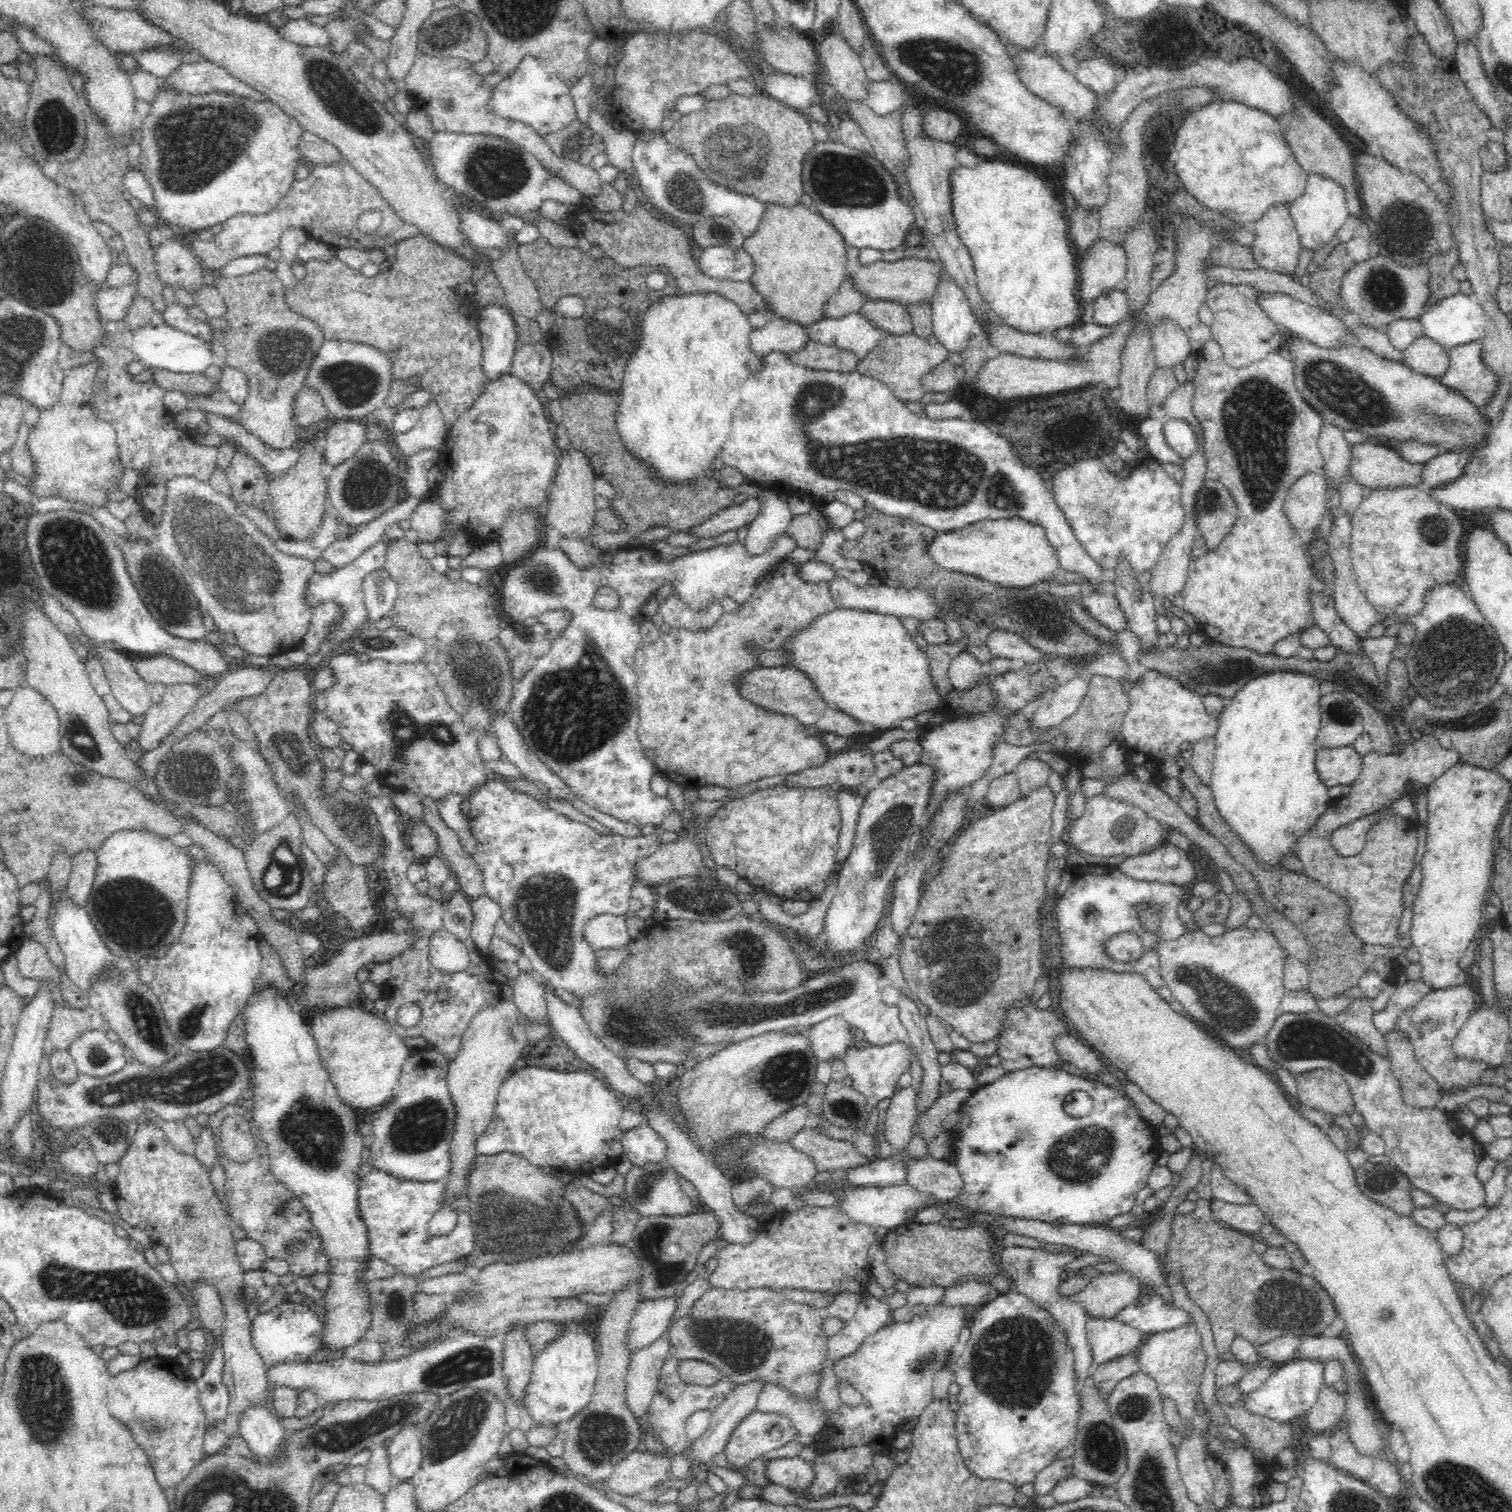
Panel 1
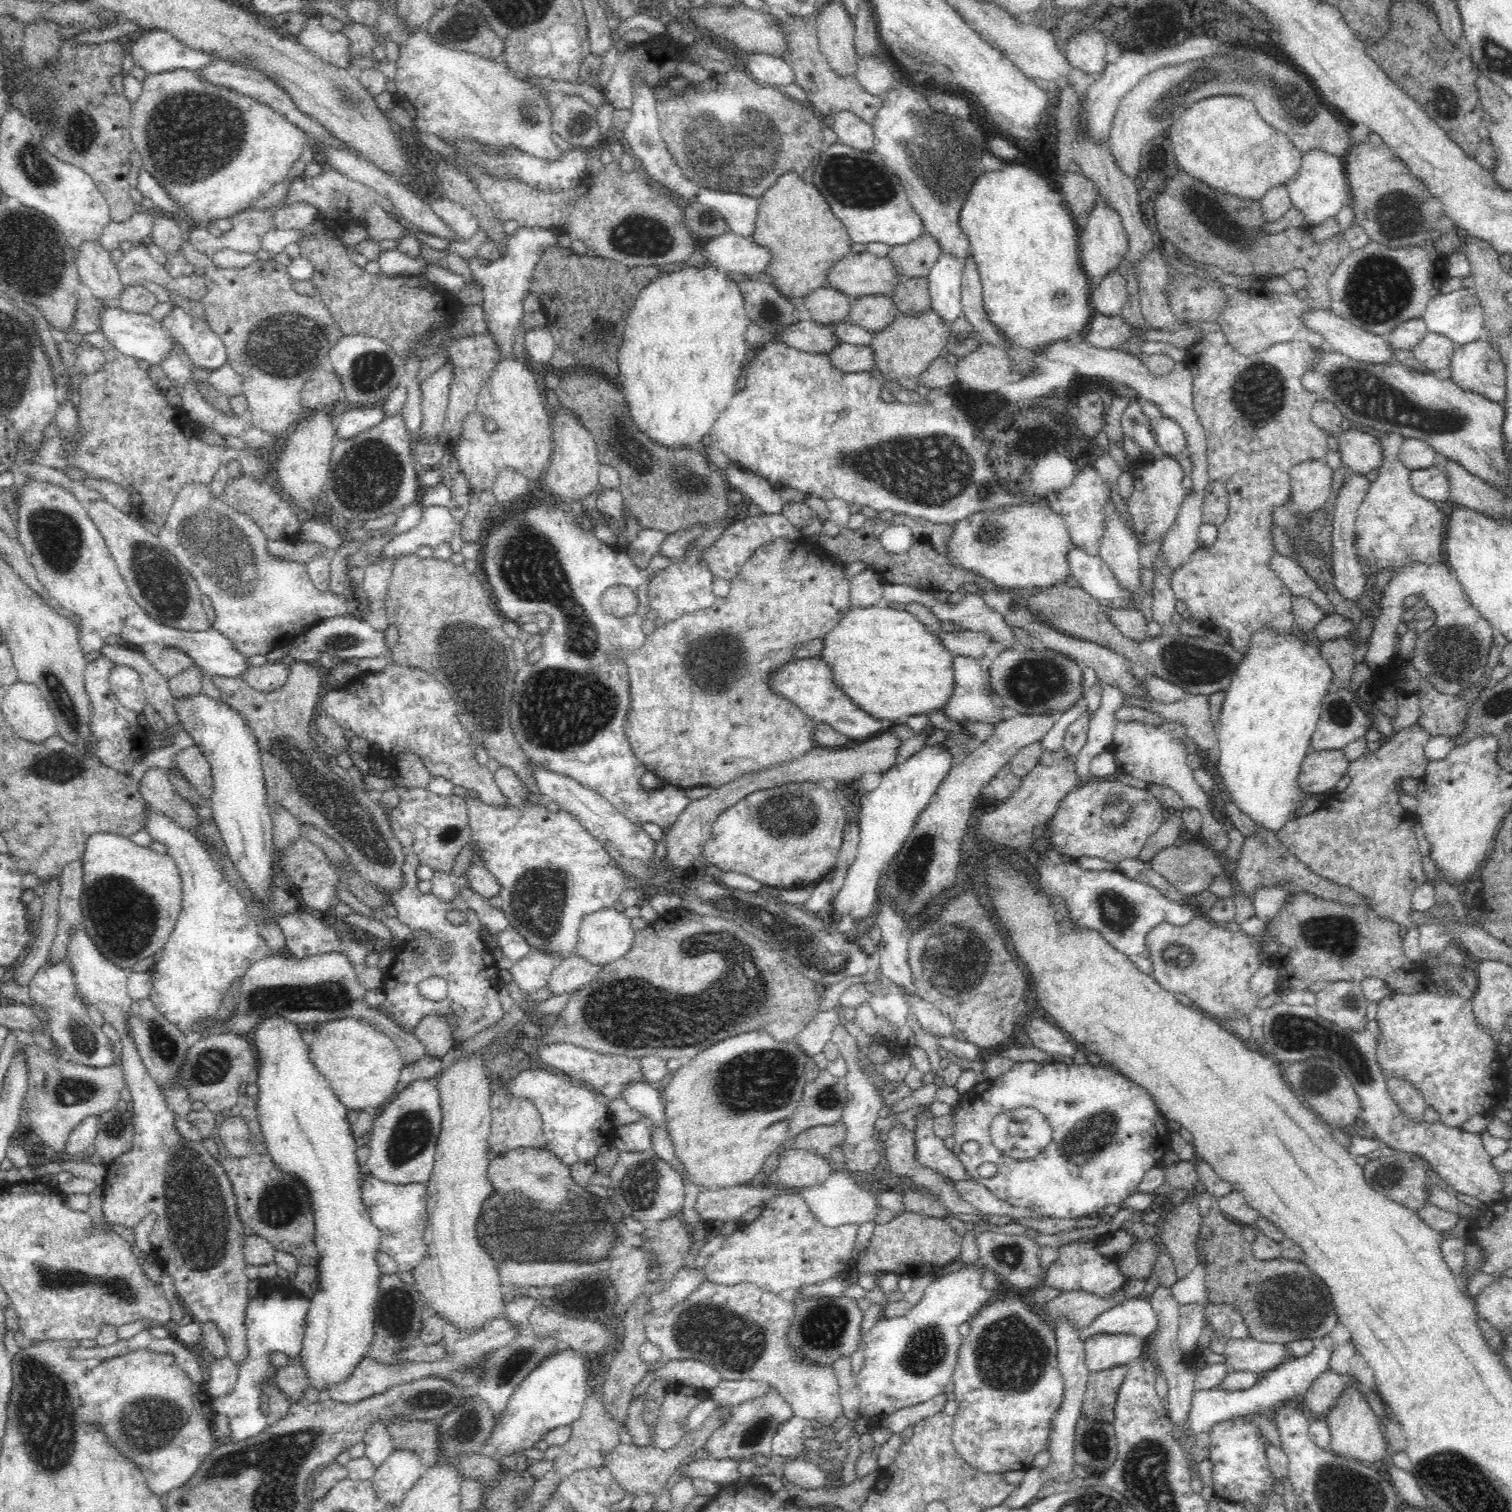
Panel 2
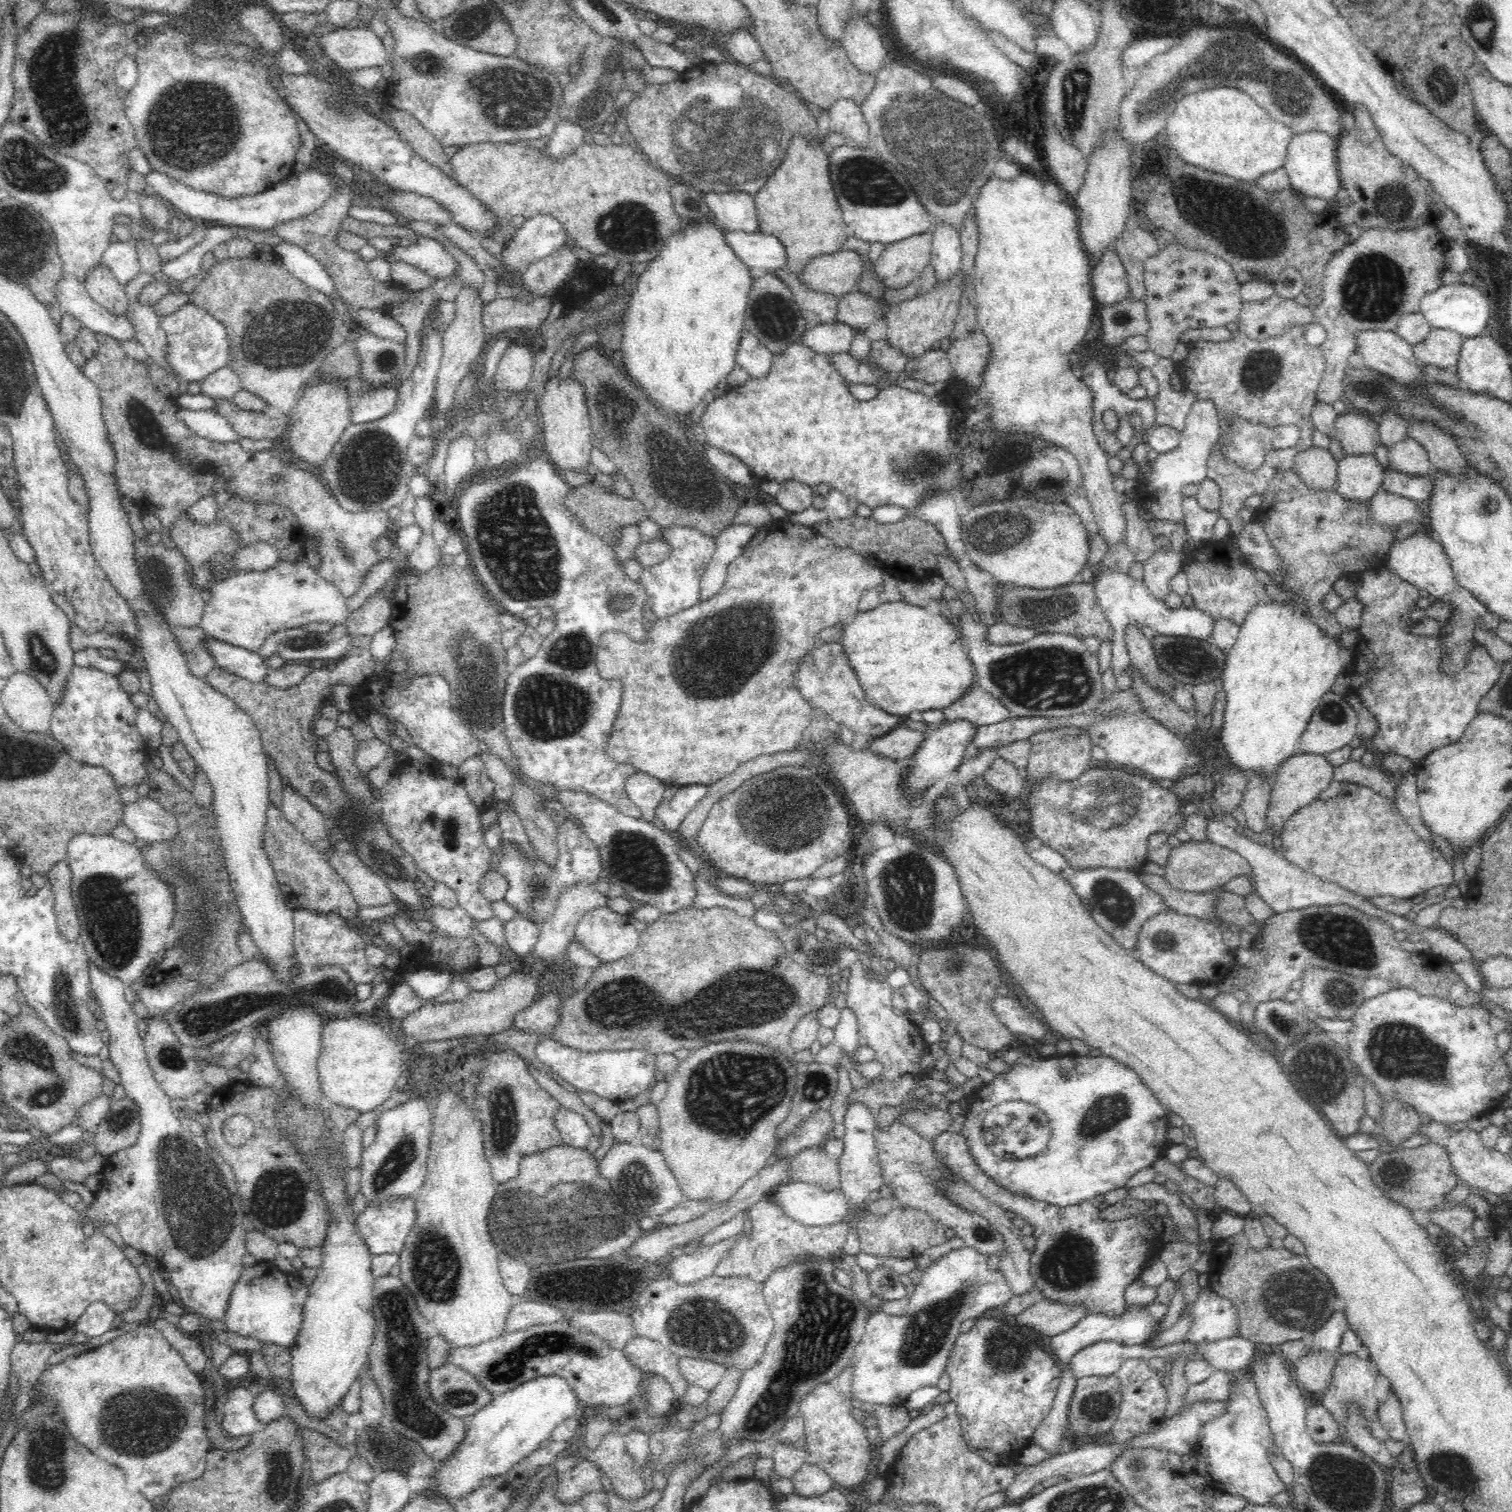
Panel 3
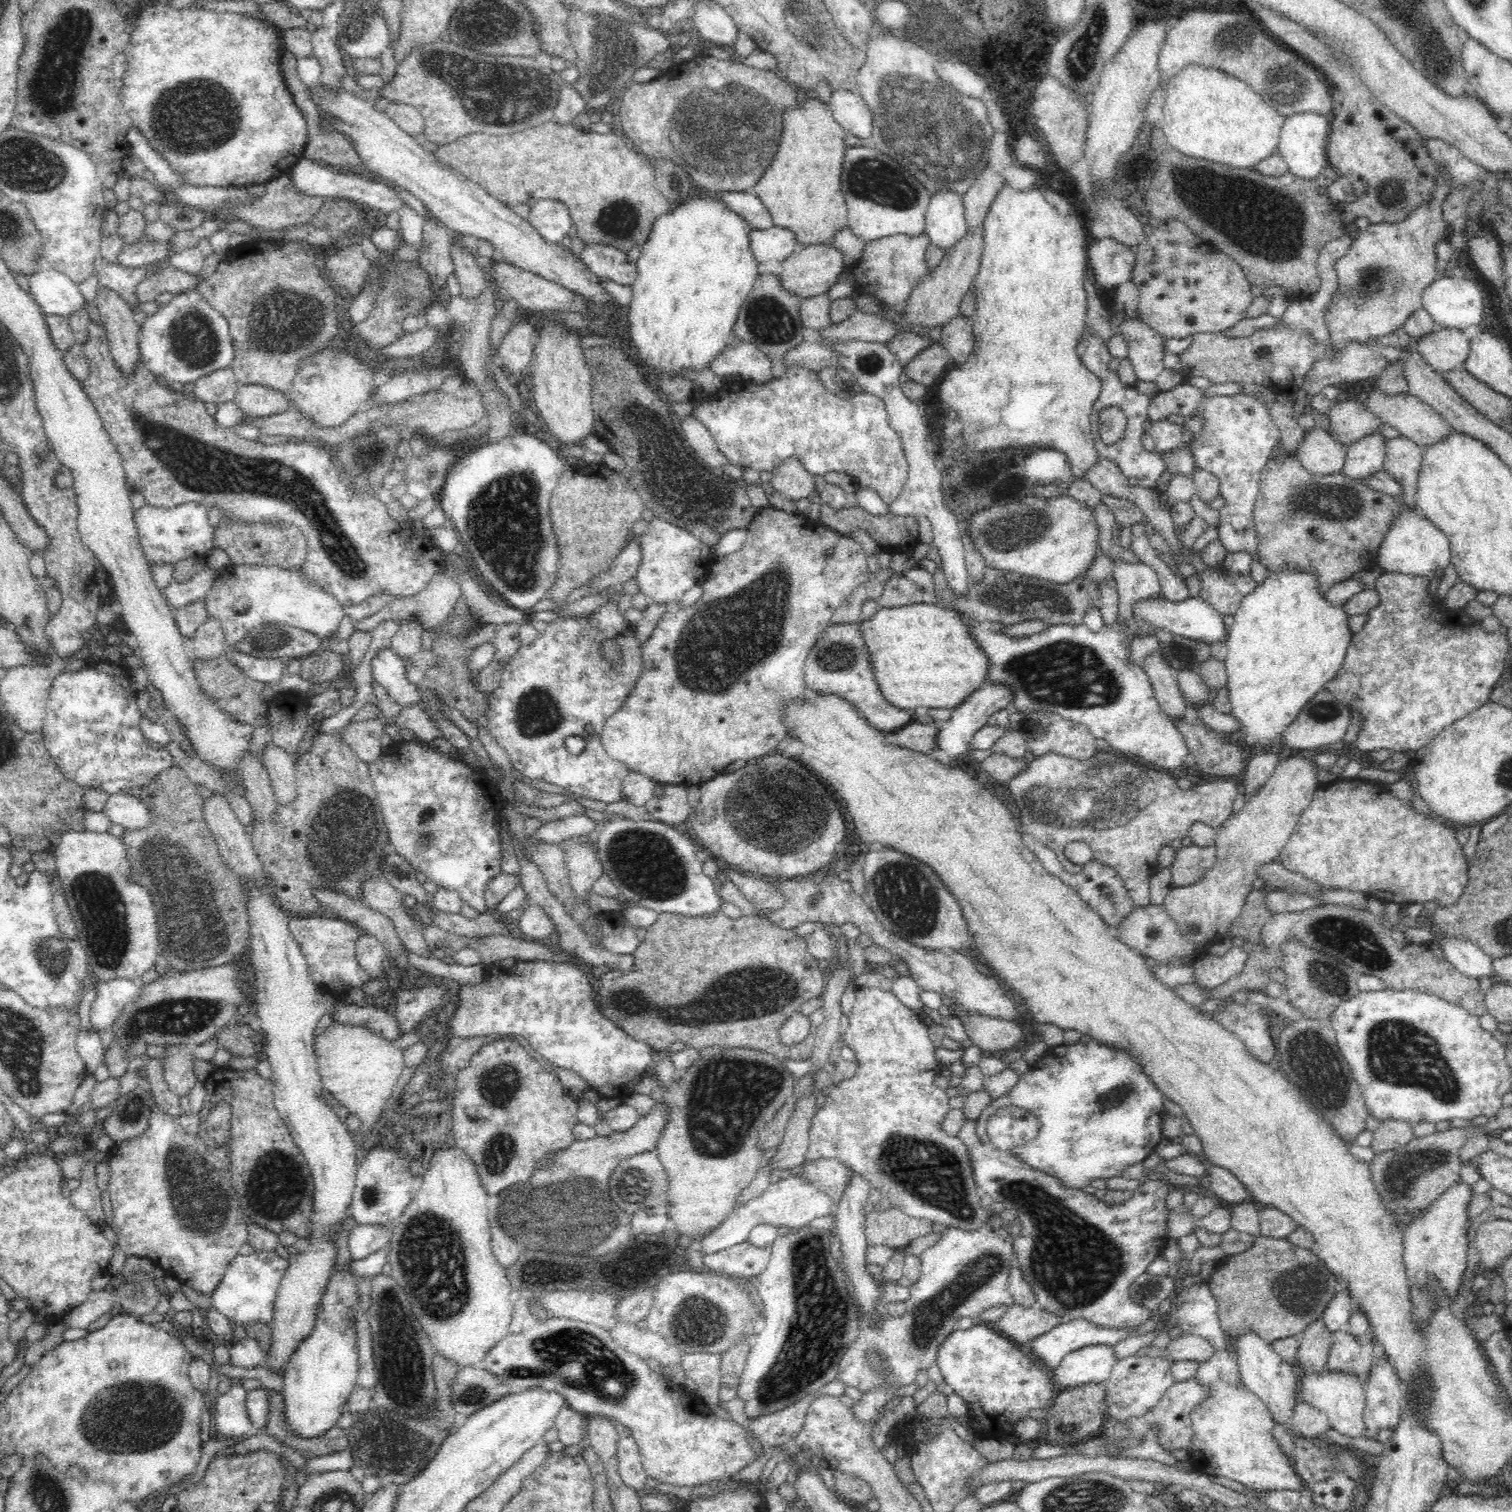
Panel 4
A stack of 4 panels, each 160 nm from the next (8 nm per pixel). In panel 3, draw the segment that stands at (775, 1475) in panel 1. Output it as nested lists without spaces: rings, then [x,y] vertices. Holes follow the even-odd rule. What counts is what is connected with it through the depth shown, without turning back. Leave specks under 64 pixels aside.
[[[804,1463],[791,1478],[794,1492],[806,1498],[819,1497],[835,1485],[824,1469]]]

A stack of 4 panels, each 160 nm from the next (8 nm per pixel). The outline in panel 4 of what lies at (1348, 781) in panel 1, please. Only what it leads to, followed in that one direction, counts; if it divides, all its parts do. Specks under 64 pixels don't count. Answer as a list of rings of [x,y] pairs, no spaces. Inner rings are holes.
[[[1290,756],[1282,760],[1262,789],[1245,802],[1243,809],[1236,815],[1231,814],[1216,829],[1217,860],[1214,868],[1194,884],[1173,887],[1163,900],[1164,908],[1182,929],[1186,941],[1198,945],[1212,944],[1212,940],[1228,932],[1232,921],[1243,909],[1245,896],[1257,878],[1257,868],[1277,861],[1302,811],[1310,804],[1314,792],[1323,785],[1319,782],[1319,774],[1314,758]]]

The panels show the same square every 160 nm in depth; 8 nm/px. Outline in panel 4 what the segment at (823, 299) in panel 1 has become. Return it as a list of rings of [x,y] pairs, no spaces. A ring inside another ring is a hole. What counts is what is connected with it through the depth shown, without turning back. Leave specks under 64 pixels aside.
[[[802,96],[798,106],[786,108],[783,113],[782,135],[779,136],[778,150],[772,162],[756,184],[747,190],[756,195],[769,210],[774,226],[790,228],[794,231],[800,248],[811,245],[830,244],[833,236],[847,226],[847,204],[841,189],[841,170],[847,132],[835,121],[828,103],[819,99]]]

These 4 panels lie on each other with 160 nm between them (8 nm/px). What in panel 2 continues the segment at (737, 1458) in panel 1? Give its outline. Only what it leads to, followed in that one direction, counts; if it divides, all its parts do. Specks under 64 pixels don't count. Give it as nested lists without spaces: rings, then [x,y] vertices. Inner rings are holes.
[[[794,1416],[782,1423],[771,1442],[772,1453],[776,1456],[791,1456],[792,1459],[797,1459],[798,1454],[806,1451],[803,1445],[805,1437],[802,1435],[805,1427],[805,1422]]]

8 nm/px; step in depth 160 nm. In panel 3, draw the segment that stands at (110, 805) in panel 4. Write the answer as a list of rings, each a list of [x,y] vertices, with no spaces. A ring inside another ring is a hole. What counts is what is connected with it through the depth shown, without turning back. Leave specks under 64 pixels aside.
[[[144,797],[137,802],[124,804],[124,818],[126,824],[136,838],[150,842],[173,840],[178,836],[178,821],[176,817],[156,800]]]

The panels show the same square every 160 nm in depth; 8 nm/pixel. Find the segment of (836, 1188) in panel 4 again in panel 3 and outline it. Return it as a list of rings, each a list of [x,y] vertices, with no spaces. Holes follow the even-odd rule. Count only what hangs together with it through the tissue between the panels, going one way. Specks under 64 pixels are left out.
[[[808,1147],[798,1151],[790,1161],[787,1182],[804,1182],[828,1186],[836,1190],[841,1186],[838,1164],[830,1160],[820,1148]]]

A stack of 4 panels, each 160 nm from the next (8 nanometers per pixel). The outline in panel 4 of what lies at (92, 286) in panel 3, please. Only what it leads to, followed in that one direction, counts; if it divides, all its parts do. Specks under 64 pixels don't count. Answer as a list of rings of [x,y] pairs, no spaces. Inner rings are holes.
[[[99,286],[95,302],[108,333],[110,355],[123,374],[132,378],[136,370],[135,362],[140,360],[137,317],[120,294],[110,288]]]

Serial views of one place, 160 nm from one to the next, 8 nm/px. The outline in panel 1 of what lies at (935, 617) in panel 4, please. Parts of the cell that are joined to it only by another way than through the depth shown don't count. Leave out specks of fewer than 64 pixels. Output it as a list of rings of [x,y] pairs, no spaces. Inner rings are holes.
[[[837,608],[817,616],[810,626],[794,633],[780,649],[787,650],[789,654],[785,666],[793,666],[808,674],[807,677],[814,680],[824,702],[834,704],[840,712],[862,724],[866,722],[868,729],[897,729],[902,720],[914,718],[920,712],[940,710],[942,696],[930,674],[929,658],[910,638],[902,625],[902,618],[898,616]]]

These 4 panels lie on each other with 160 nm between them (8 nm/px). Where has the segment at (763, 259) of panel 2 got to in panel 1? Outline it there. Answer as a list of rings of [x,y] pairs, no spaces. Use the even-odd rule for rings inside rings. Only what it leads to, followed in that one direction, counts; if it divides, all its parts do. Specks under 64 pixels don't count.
[[[710,246],[702,250],[697,261],[699,273],[722,281],[747,282],[754,276],[754,258],[743,249]]]

